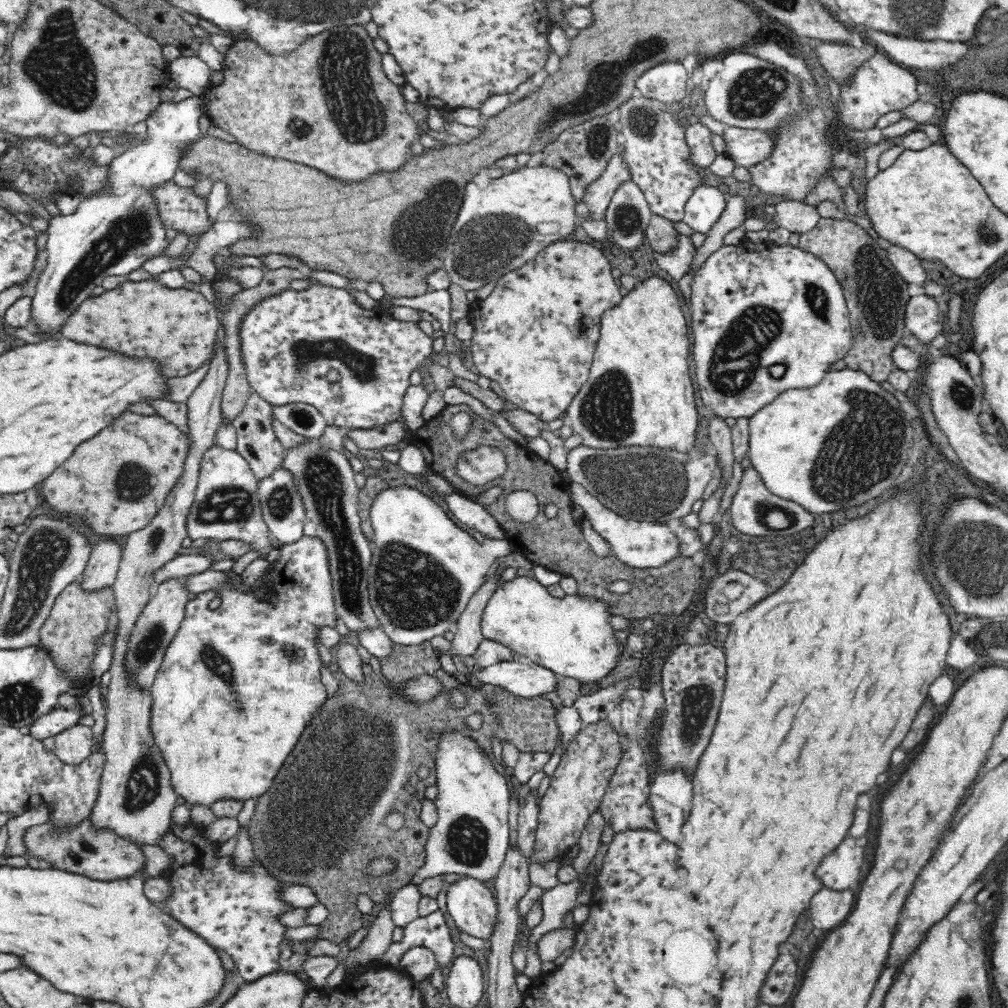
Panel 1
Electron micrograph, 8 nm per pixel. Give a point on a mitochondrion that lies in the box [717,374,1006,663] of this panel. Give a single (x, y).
(865, 448)

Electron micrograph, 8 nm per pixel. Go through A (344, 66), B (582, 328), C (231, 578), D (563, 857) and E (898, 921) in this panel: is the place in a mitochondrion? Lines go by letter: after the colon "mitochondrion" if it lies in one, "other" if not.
A: mitochondrion
B: mitochondrion
C: other
D: other
E: other

